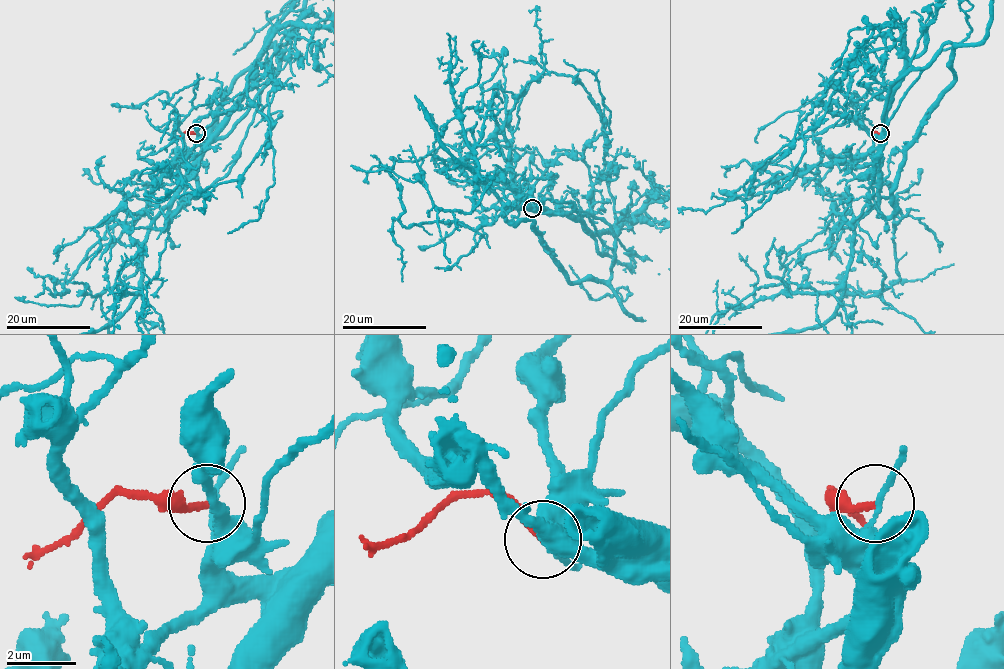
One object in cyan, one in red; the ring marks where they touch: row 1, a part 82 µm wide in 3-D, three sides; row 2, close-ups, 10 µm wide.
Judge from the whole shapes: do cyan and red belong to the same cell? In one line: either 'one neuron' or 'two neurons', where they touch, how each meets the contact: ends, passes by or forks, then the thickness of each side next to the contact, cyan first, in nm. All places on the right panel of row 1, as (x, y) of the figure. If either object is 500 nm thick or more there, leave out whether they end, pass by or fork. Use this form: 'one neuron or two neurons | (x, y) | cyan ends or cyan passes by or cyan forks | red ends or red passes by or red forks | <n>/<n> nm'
two neurons | (880, 133) | cyan passes by | red ends | 130/180 nm

